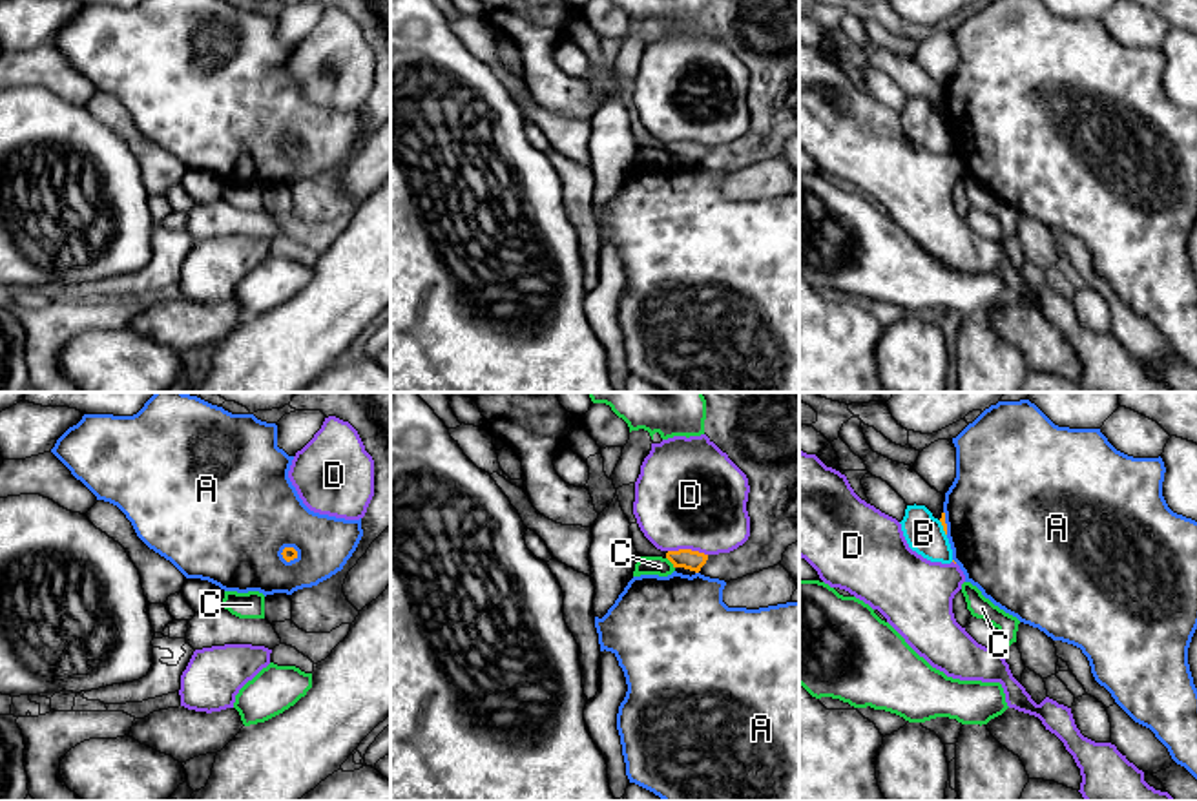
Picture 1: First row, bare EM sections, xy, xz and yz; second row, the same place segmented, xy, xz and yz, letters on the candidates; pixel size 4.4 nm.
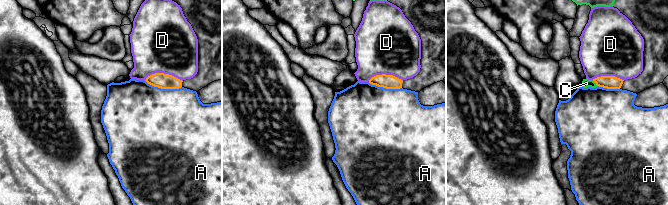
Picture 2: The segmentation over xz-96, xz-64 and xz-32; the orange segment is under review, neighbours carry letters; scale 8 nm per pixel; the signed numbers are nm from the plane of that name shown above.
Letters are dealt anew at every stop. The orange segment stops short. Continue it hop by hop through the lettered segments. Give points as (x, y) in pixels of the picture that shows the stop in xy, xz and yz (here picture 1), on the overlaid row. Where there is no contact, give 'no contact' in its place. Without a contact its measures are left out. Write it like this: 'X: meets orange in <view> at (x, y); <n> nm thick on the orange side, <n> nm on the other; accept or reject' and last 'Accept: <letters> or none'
A: meets orange in xy at (289, 561); 60 nm thick on the orange side, 420 nm on the other; reject
B: meets orange in yz at (944, 528); 20 nm thick on the orange side, 170 nm on the other; reject
C: meets orange in xz at (670, 561); 90 nm thick on the orange side, 80 nm on the other; reject
D: meets orange in xz at (688, 550); 90 nm thick on the orange side, 480 nm on the other; reject
Accept: none

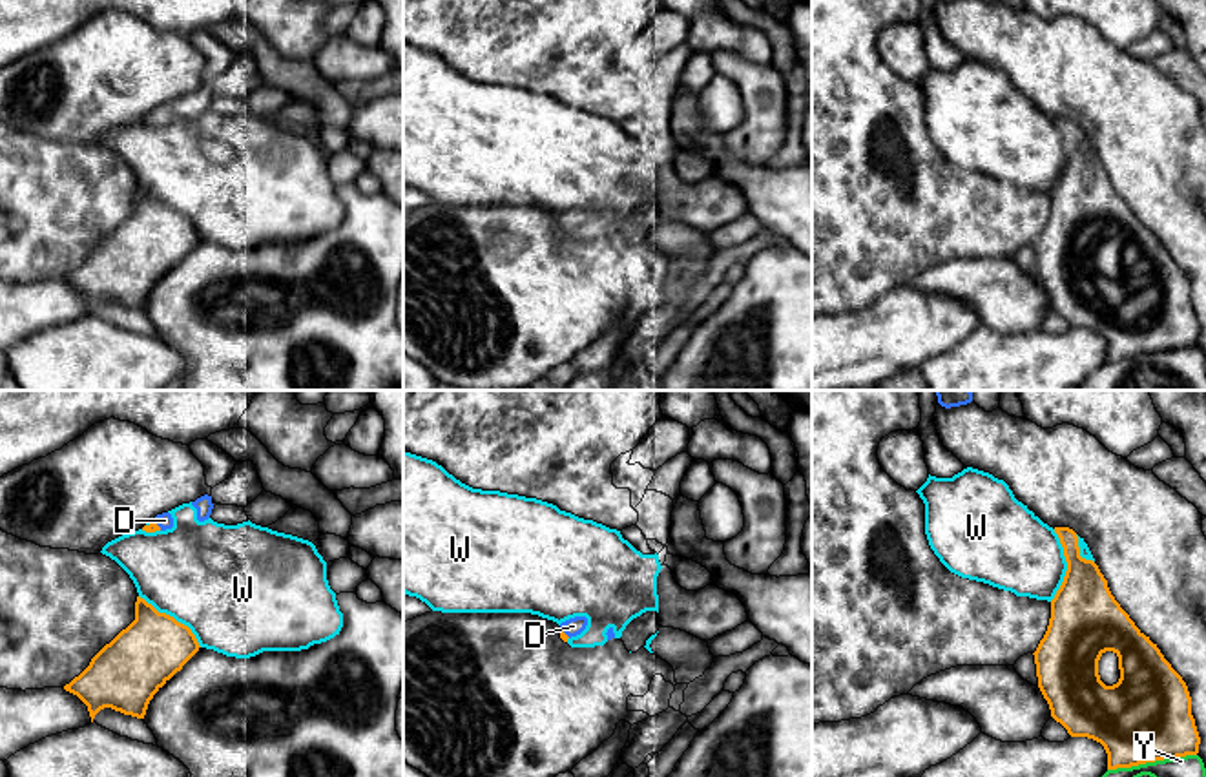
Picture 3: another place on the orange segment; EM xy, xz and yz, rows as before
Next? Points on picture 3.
D: meets orange in xy at (155, 524); 50 nm thick on the orange side, 70 nm on the other; accept
W: meets orange in yz at (1068, 566); 320 nm thick on the orange side, 360 nm on the other; reject
Y: meets orange in yz at (1152, 761); 400 nm thick on the orange side, 100 nm on the other; reject
Accept: D

